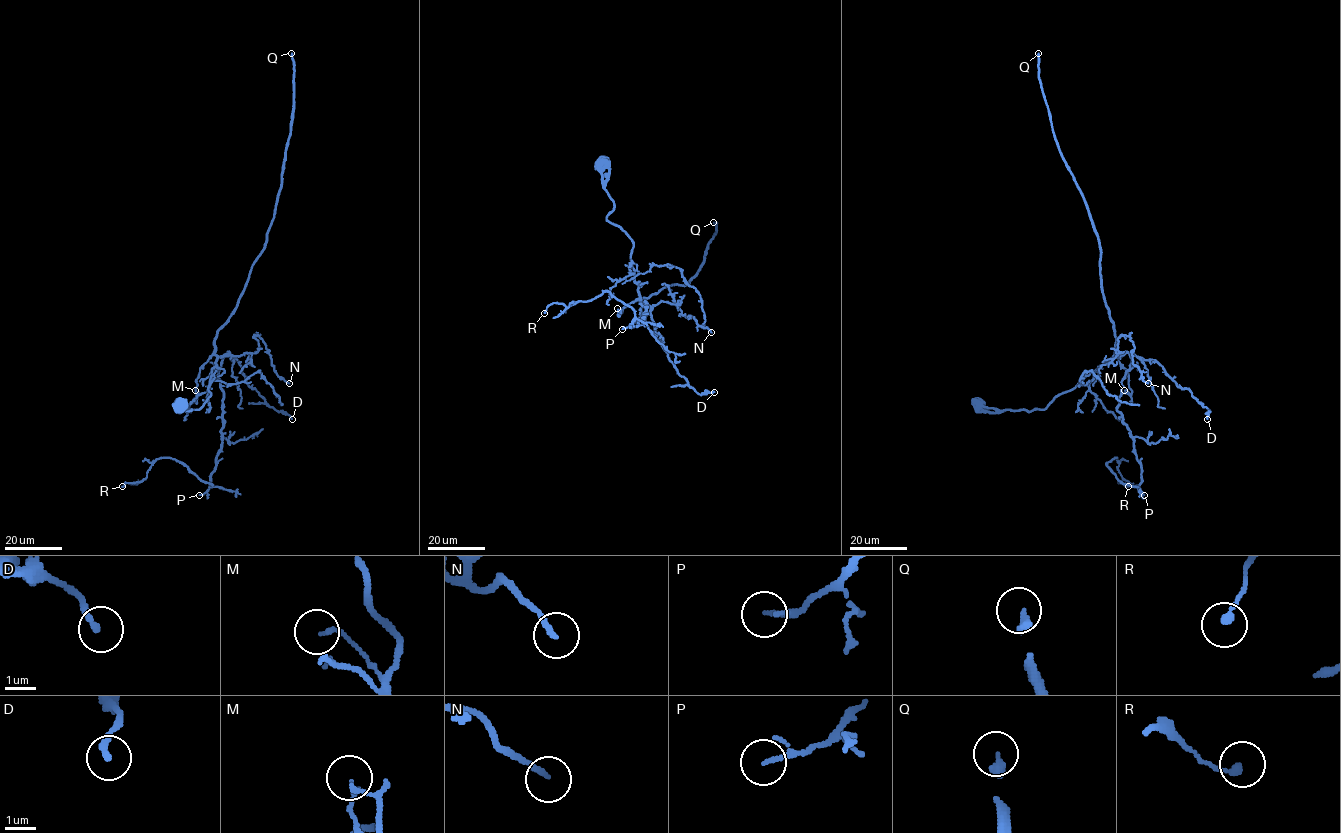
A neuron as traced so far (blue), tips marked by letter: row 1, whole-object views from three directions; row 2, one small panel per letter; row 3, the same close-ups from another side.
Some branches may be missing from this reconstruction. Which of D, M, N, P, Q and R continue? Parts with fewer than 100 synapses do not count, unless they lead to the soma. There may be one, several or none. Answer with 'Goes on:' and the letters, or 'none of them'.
Goes on: Q

